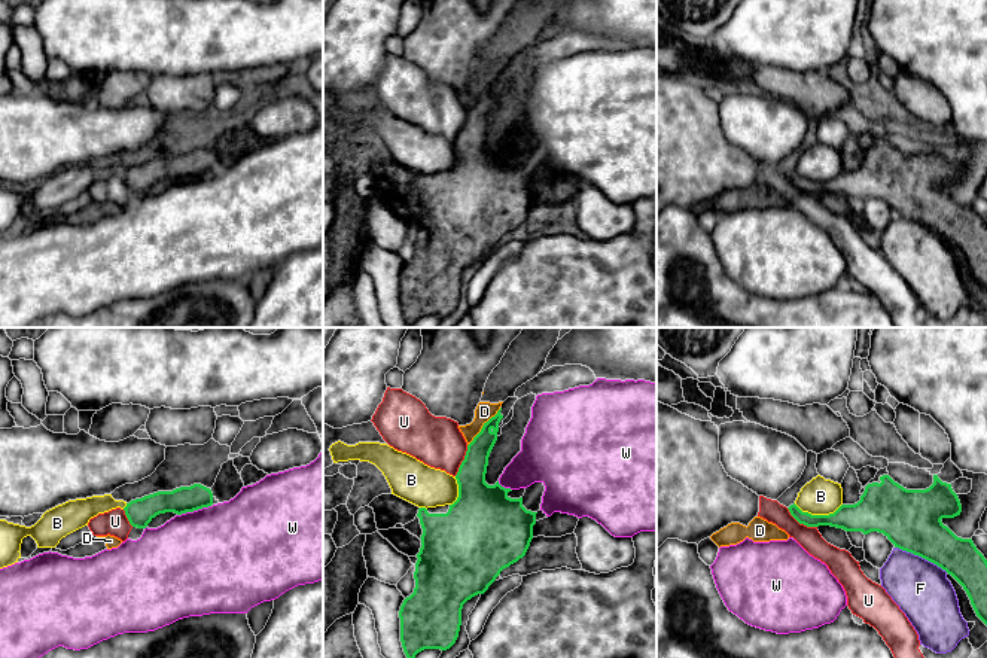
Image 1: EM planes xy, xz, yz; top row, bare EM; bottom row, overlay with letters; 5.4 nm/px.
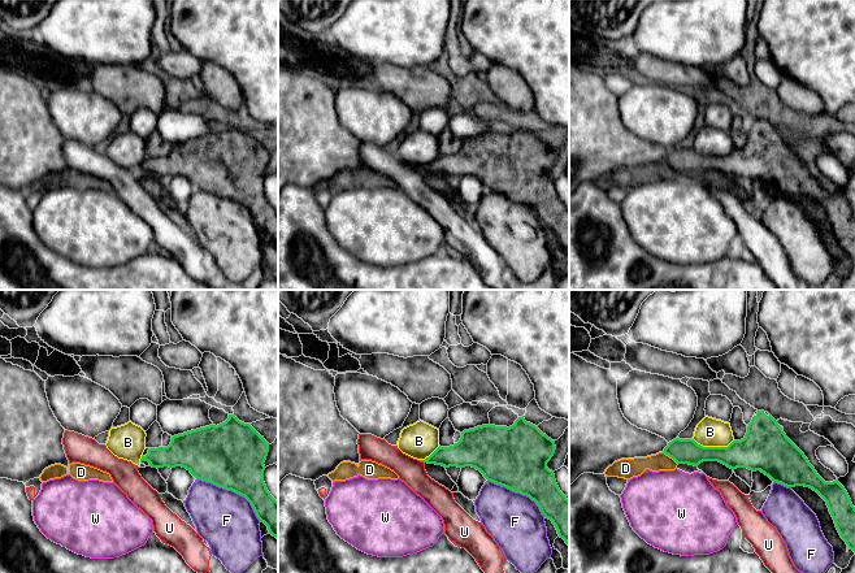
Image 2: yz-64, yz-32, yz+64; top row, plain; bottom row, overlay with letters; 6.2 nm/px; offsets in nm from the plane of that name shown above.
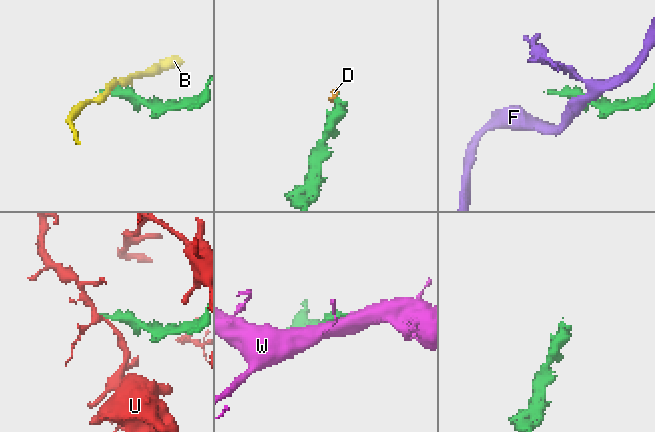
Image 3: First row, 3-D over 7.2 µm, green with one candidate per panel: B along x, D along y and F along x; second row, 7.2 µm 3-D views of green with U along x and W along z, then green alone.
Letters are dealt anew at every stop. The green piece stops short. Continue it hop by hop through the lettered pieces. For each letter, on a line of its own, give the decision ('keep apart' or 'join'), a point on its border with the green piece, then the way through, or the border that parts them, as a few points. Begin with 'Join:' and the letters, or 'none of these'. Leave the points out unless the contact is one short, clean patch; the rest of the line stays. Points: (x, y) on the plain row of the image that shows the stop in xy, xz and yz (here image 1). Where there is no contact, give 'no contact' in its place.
Join: none of these
B: keep apart; meets green in yz at (818, 182)
D: keep apart; meets green in xz at (483, 94); border along xz (500, 75), (468, 112)
F: keep apart; meets green in yz at (922, 224)
U: keep apart; meets green in yz at (801, 189); border along yz (786, 174), (800, 189), (816, 194)
W: keep apart; meets green in xy at (194, 176); border along xy (210, 171), (177, 182)

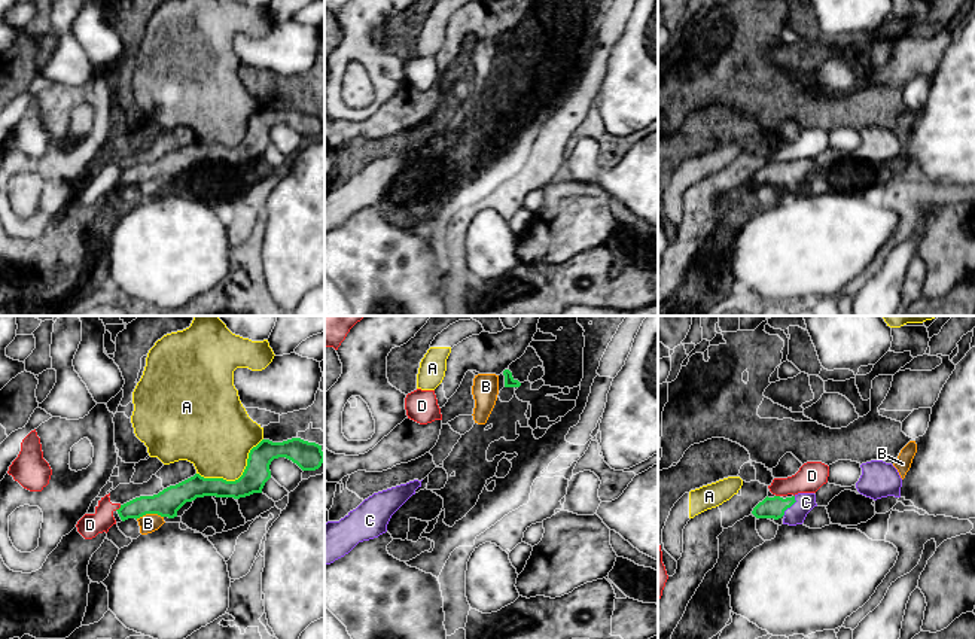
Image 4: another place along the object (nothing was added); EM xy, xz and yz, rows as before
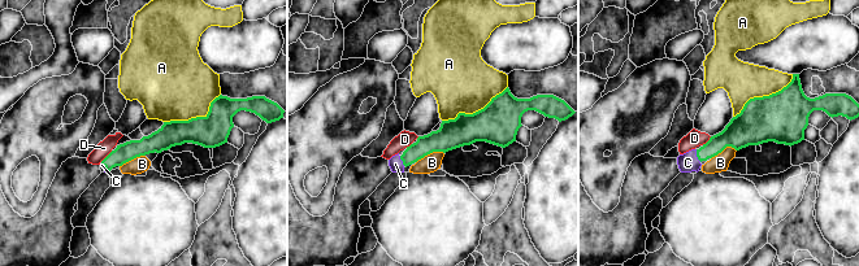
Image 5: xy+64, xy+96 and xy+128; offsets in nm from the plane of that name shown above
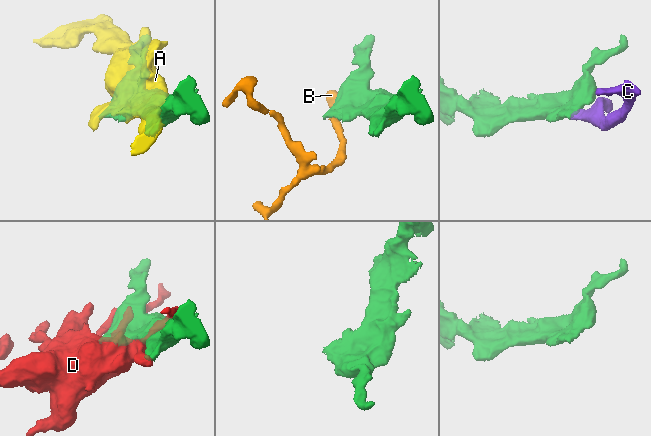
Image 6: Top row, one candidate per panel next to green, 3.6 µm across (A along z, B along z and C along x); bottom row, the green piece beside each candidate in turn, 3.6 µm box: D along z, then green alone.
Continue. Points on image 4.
Join: C
A: keep apart; meets green in xy at (238, 145)
B: keep apart; meets green in xy at (149, 179)
C: join; meets green in yz at (789, 173); runs through yz (774, 173), (789, 173), (798, 173), (806, 169)
D: keep apart; meets green in xy at (119, 175)

